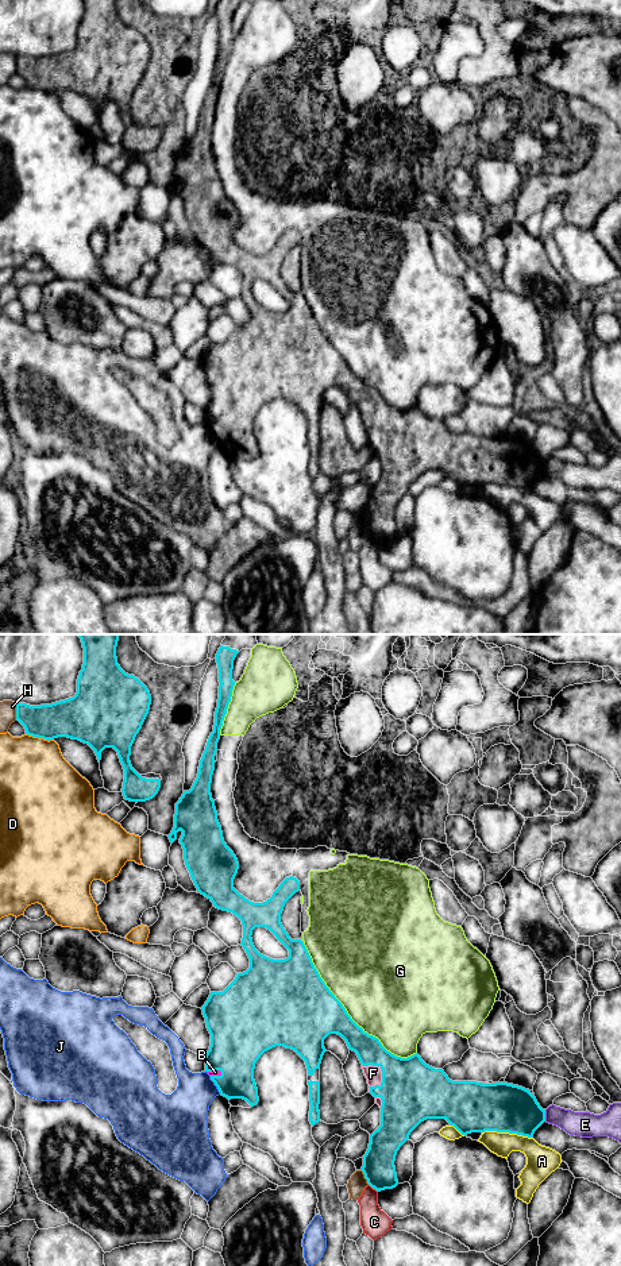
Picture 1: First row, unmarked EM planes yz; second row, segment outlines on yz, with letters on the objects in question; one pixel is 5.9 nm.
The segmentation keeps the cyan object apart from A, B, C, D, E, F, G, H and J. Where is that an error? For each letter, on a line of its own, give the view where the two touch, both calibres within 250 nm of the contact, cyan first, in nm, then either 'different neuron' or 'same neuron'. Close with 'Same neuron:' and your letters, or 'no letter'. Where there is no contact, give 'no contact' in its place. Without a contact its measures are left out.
A: contact in yz; calibres 300 and 160 nm; different neuron
B: contact in yz; calibres 360 and 30 nm; same neuron
C: contact in yz; calibres 190 and 160 nm; different neuron
D: contact in yz; calibres 240 and 420 nm; different neuron
E: contact in yz; calibres 300 and 150 nm; different neuron
F: contact in yz; calibres 360 and 100 nm; same neuron
G: contact in yz; calibres 380 and 480 nm; different neuron
H: contact in yz; calibres 200 and 100 nm; different neuron
J: contact in yz; calibres 300 and 280 nm; different neuron
Same neuron: B, F

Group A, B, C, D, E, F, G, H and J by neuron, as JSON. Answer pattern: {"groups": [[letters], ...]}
{"groups": [["A"], ["B", "F"], ["C"], ["D"], ["E"], ["G"], ["H"], ["J"]]}

